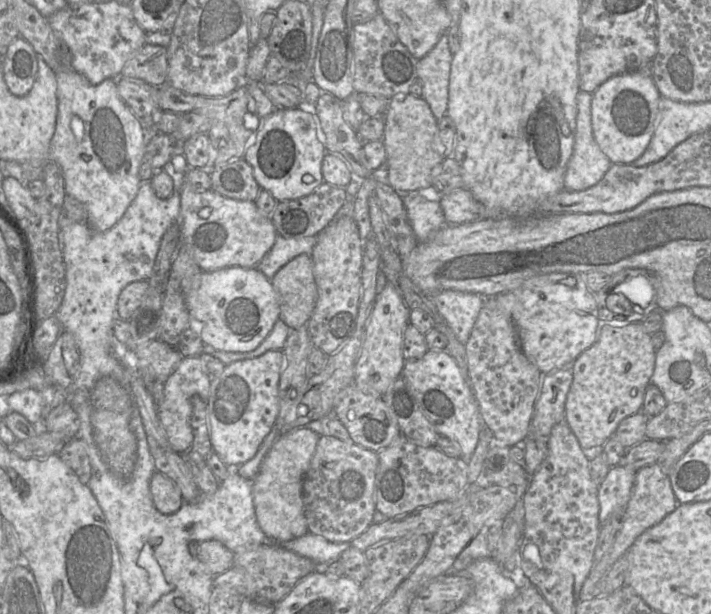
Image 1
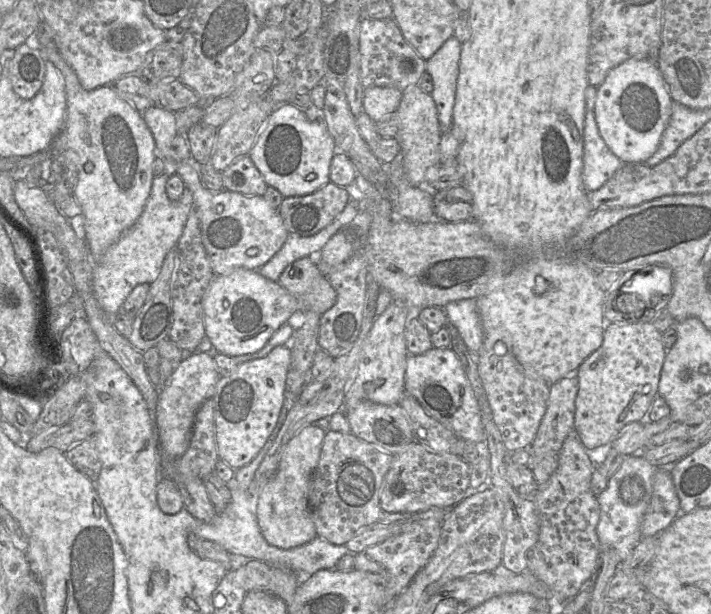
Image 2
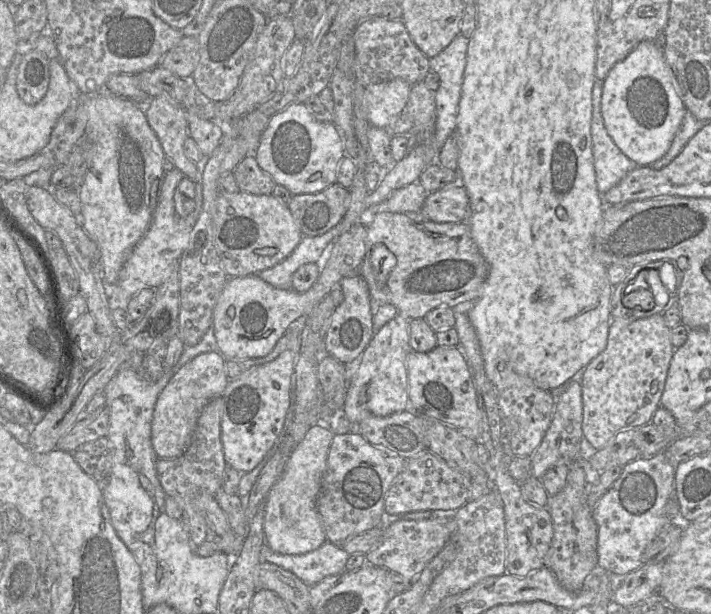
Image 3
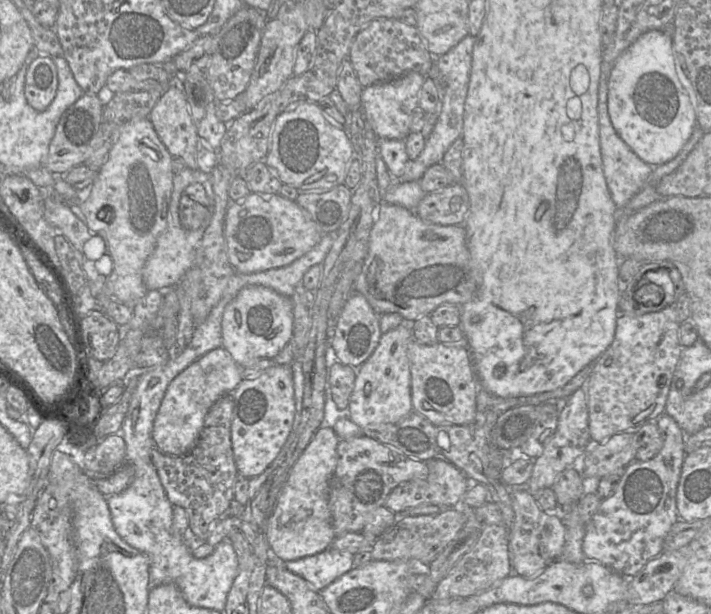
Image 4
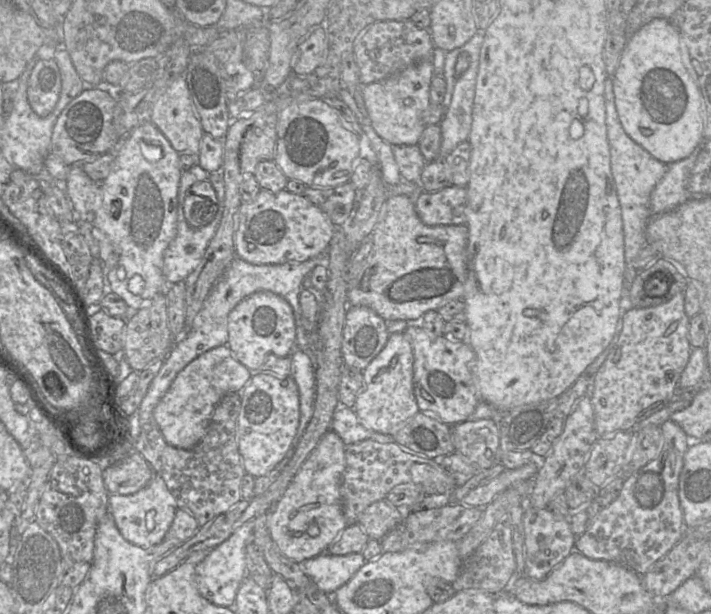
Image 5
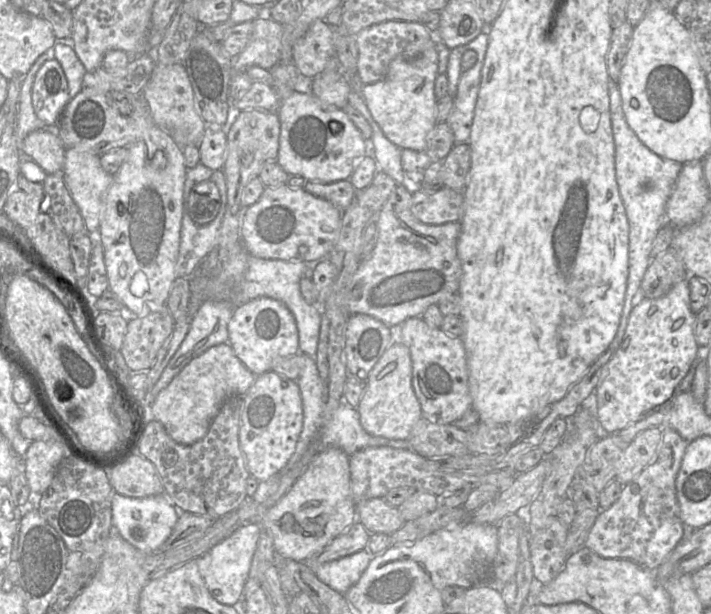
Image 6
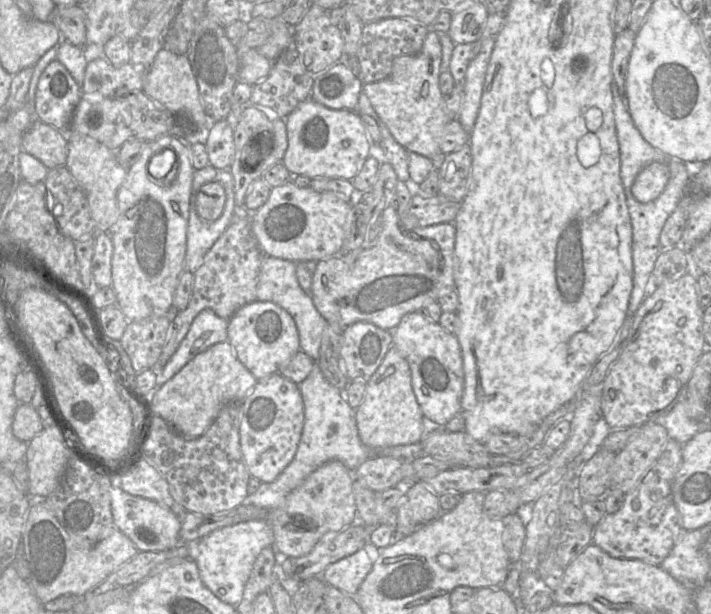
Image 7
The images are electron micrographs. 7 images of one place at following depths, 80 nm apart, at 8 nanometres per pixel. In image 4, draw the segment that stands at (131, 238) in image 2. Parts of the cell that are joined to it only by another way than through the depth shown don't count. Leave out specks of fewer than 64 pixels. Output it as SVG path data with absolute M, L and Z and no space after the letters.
M185 167L182 171L174 175L173 191L168 210L168 225L158 237L155 248L143 269L142 280L147 290L163 291L174 288L192 266L196 257L197 245L201 241L209 223L206 226L200 226L196 230L185 229L180 223L179 201L187 186L195 182L203 183L205 181L207 181L206 173L201 172L197 168Z

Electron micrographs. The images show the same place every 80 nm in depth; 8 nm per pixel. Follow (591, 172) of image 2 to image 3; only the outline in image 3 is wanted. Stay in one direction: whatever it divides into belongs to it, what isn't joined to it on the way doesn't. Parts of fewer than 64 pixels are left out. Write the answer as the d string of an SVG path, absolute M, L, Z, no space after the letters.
M596 80L592 89L591 138L596 185L600 194L617 185L637 164L615 145L601 114L603 80Z

